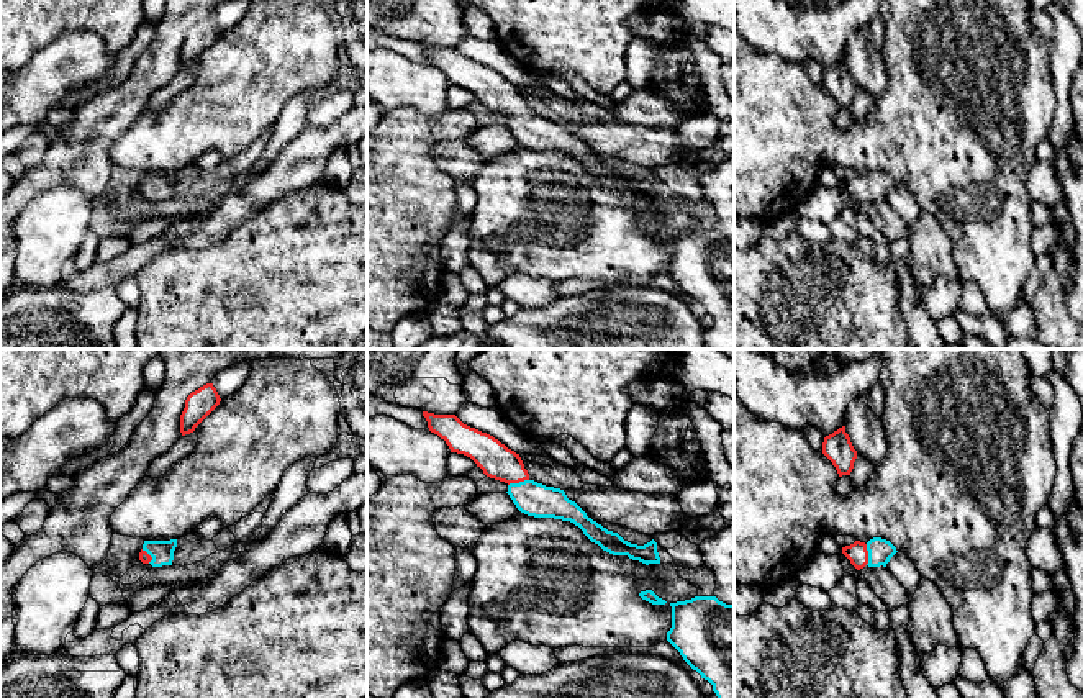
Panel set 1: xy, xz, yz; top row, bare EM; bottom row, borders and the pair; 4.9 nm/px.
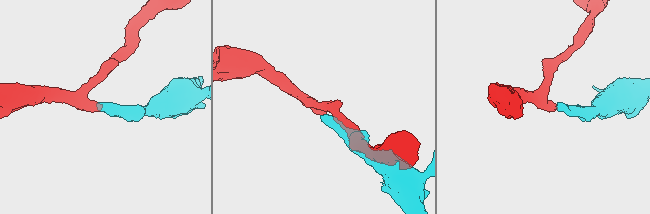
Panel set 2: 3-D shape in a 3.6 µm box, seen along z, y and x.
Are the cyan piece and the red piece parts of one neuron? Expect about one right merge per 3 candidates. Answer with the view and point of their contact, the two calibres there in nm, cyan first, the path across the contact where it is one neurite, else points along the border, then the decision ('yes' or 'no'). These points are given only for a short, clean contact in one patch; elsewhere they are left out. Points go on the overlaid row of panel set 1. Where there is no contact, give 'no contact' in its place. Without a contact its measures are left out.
xz (518, 484) | 170/170 nm | across xz (533, 498), (518, 484), (495, 459) | yes

